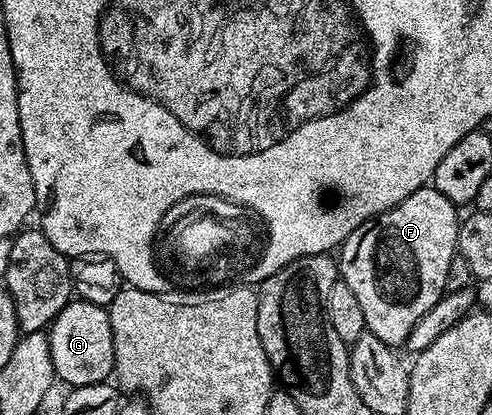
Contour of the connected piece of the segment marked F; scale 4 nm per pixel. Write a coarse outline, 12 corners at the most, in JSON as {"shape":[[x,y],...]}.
{"shape":[[428,185],[341,244],[367,330],[402,348],[447,291],[456,204]]}

